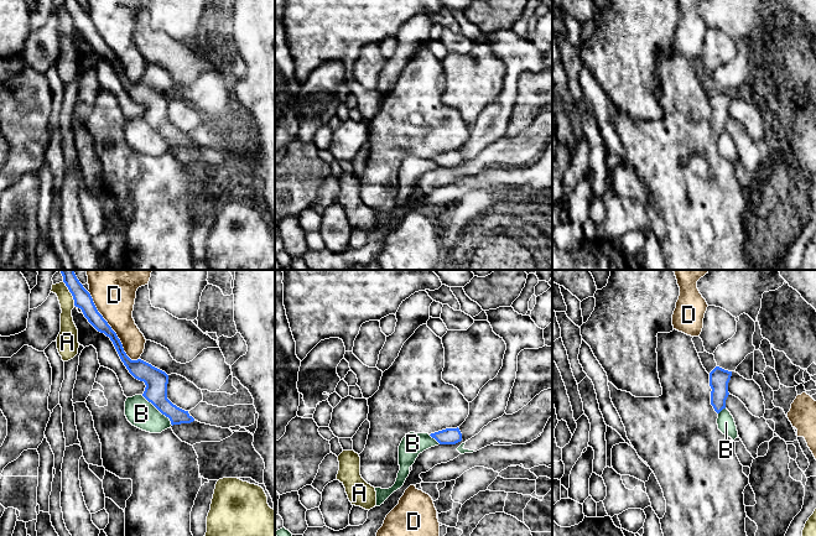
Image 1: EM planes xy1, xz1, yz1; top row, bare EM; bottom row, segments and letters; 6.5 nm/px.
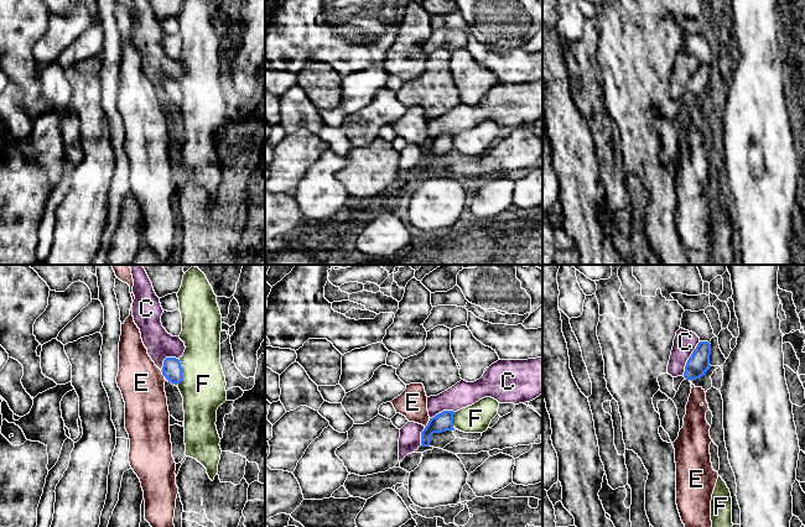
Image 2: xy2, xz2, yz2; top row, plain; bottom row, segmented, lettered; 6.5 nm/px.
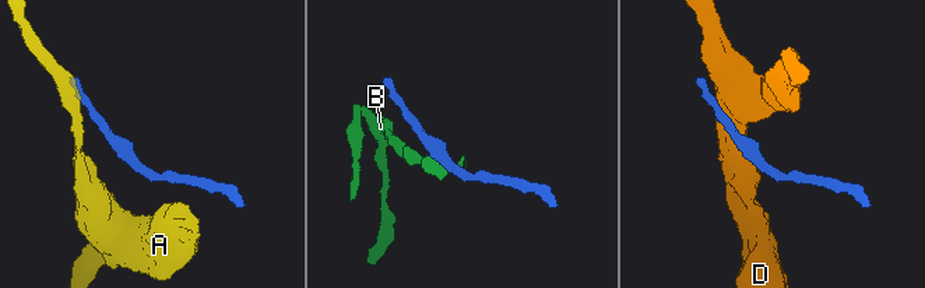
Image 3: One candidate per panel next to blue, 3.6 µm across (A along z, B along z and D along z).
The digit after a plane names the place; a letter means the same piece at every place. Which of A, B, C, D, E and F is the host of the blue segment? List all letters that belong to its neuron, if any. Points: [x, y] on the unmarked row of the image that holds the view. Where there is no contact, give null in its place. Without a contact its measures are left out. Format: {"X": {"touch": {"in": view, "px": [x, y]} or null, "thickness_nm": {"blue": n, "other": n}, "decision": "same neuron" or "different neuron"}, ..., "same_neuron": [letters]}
{"A": {"touch": {"in": "xy1", "px": [71, 15]}, "thickness_nm": {"blue": 120, "other": 110}, "decision": "different neuron"}, "B": {"touch": {"in": "xy1", "px": [159, 133]}, "thickness_nm": {"blue": 150, "other": 190}, "decision": "different neuron"}, "C": {"touch": {"in": "yz2", "px": [689, 82]}, "thickness_nm": {"blue": 140, "other": 150}, "decision": "different neuron"}, "D": {"touch": {"in": "xy1", "px": [112, 52]}, "thickness_nm": {"blue": 100, "other": 280}, "decision": "different neuron"}, "E": {"touch": {"in": "xz2", "px": [427, 146]}, "thickness_nm": {"blue": 120, "other": 190}, "decision": "different neuron"}, "F": {"touch": {"in": "xy2", "px": [181, 94]}, "thickness_nm": {"blue": 130, "other": 280}, "decision": "different neuron"}, "same_neuron": []}

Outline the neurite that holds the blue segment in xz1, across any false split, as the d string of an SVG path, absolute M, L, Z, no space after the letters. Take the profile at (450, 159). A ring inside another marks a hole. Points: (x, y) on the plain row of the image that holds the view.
M446 151L430 157L440 167L456 167L462 163L462 156L459 151Z

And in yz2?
M700 64L686 85L684 100L686 103L696 103L703 99L711 90L710 77L711 67Z

